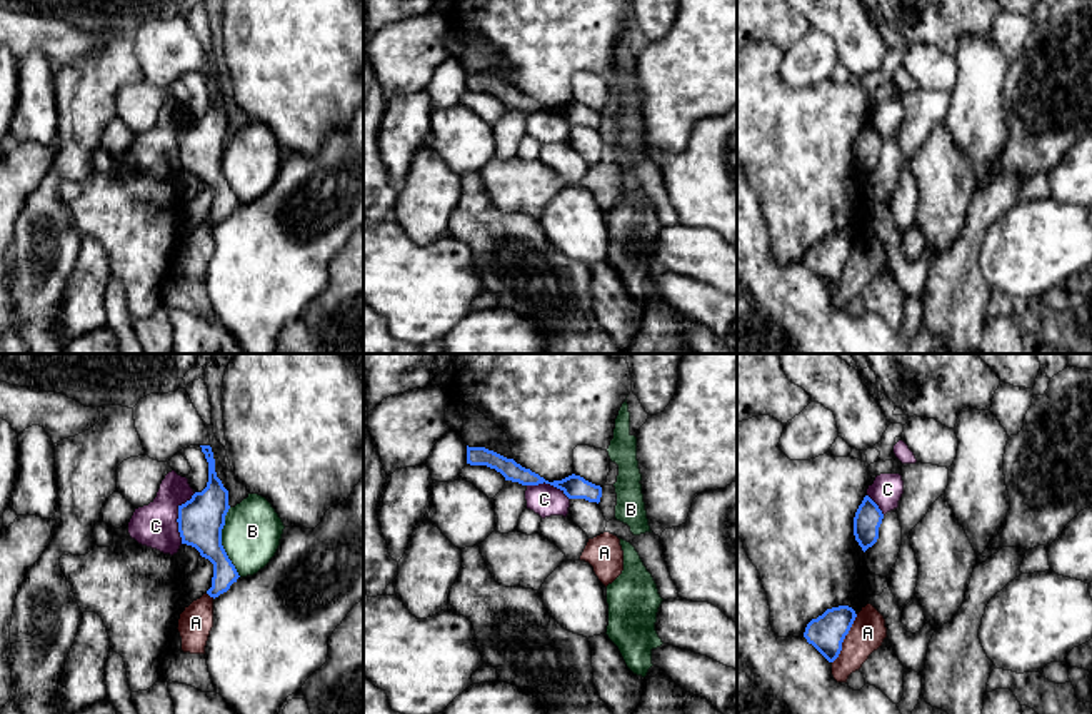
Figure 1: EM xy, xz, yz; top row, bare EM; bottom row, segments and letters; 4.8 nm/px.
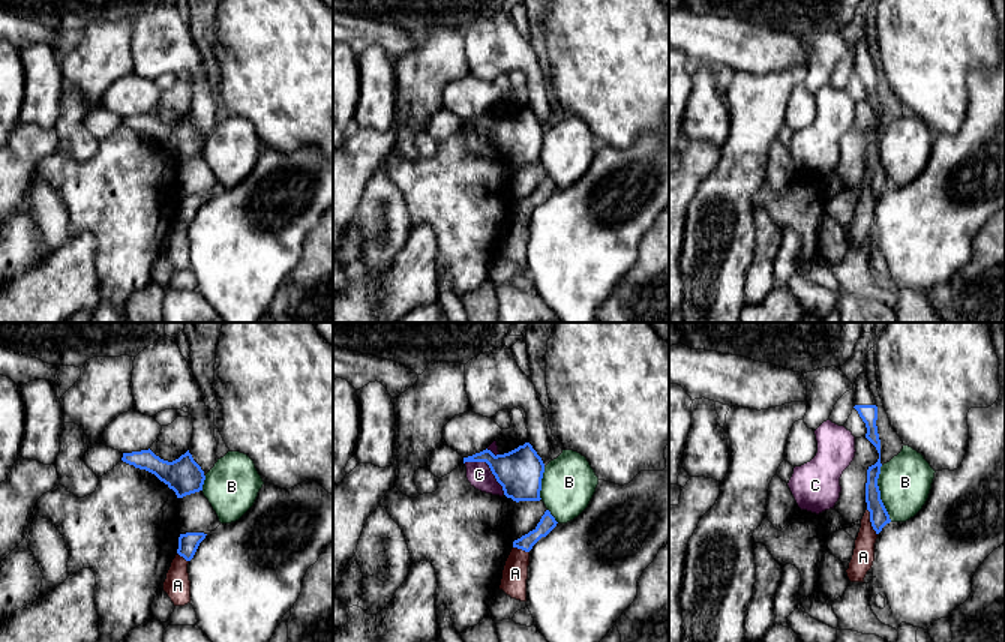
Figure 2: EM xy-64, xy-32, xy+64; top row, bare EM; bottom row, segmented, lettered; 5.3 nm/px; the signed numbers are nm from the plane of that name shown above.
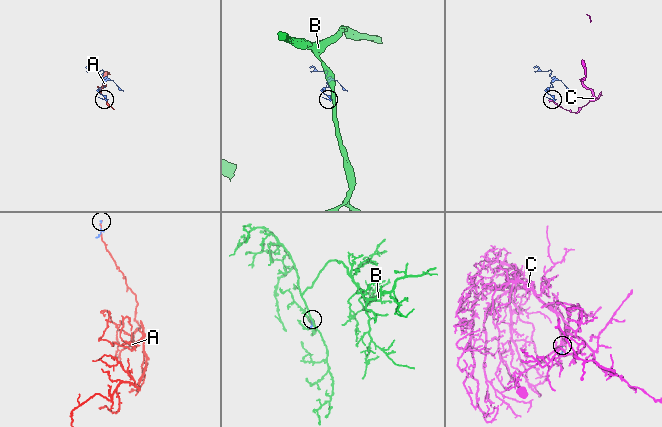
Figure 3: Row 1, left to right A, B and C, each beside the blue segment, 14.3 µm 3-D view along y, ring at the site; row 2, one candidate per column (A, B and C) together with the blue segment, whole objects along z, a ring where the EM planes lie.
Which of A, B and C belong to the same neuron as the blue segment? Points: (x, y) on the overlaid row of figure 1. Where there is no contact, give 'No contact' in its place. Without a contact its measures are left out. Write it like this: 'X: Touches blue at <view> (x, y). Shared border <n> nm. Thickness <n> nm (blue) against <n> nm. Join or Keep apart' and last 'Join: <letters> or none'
A: Touches blue at yz (844, 638). Shared border 260 nm. Thickness 170 nm (blue) against 170 nm. Keep apart
B: Touches blue at xy (220, 543). Shared border 340 nm. Thickness 220 nm (blue) against 280 nm. Keep apart
C: Touches blue at xy (179, 517). Shared border 260 nm. Thickness 220 nm (blue) against 220 nm. Keep apart
Join: none

